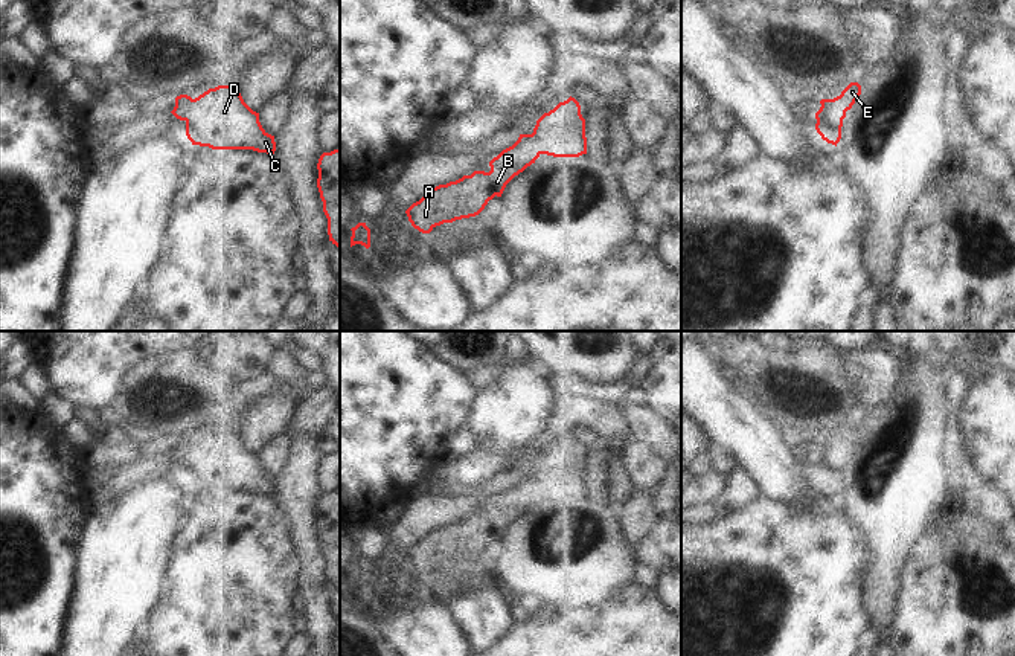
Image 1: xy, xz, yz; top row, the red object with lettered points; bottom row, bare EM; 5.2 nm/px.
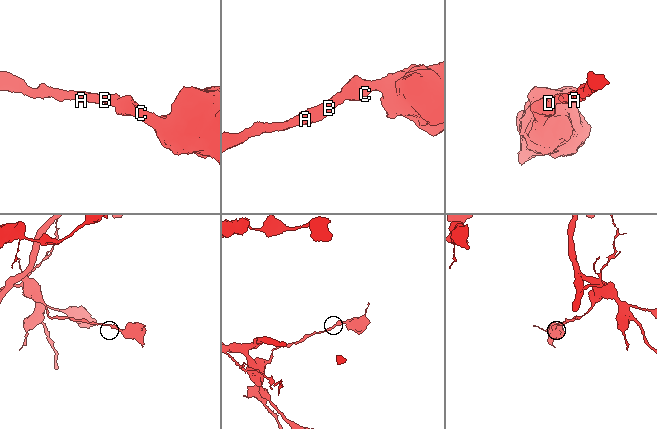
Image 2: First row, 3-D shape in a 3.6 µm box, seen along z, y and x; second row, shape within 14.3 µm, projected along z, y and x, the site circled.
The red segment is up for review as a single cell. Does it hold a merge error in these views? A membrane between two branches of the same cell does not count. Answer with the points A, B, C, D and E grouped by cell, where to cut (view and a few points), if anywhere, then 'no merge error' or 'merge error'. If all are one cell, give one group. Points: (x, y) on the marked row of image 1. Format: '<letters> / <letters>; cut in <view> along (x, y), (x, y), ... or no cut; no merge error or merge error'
A B C D E; no cut; no merge error

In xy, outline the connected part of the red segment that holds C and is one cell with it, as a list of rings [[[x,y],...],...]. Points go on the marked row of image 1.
[[[232,85],[209,88],[195,99],[180,95],[171,113],[186,122],[186,136],[192,145],[267,154],[276,151],[274,136],[262,128],[259,113]]]

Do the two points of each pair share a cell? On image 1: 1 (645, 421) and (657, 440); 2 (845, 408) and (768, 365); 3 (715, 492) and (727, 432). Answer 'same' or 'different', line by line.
1: same
2: same
3: different

